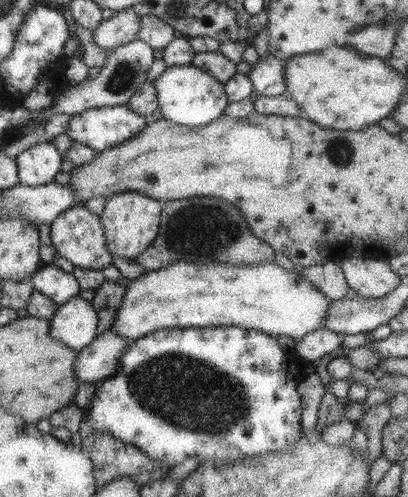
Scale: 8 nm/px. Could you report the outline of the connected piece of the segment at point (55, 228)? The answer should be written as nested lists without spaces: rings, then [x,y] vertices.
[[[74,206],[60,213],[60,216],[51,222],[50,228],[50,238],[57,256],[64,256],[75,267],[102,270],[113,264],[113,254],[106,248],[106,237],[101,218],[86,206]]]

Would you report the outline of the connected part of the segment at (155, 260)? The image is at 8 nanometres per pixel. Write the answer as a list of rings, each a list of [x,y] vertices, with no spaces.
[[[191,196],[162,202],[159,229],[152,246],[140,253],[134,262],[145,271],[160,270],[175,262],[216,264],[226,262],[234,266],[274,262],[276,252],[252,234],[247,220],[238,207],[213,196]]]

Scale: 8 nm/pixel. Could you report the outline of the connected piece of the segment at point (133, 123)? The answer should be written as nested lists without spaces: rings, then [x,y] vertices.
[[[128,104],[94,108],[72,115],[65,134],[100,153],[135,137],[150,121],[130,111]]]

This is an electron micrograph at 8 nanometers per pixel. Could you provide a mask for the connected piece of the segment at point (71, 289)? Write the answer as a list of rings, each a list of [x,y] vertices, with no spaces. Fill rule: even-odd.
[[[56,264],[38,269],[29,281],[33,290],[41,292],[58,305],[67,303],[81,291],[77,278],[72,273],[57,267]]]

